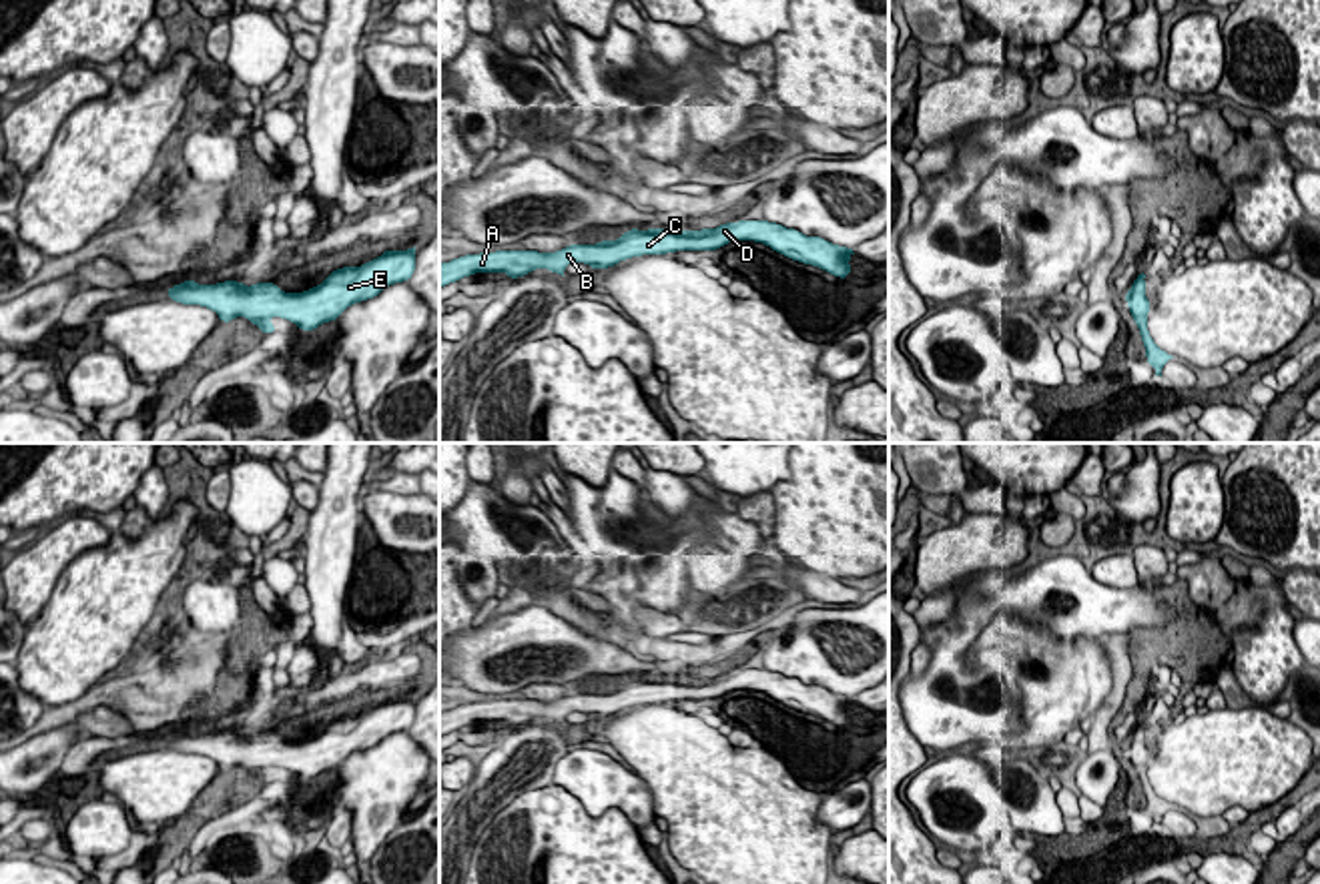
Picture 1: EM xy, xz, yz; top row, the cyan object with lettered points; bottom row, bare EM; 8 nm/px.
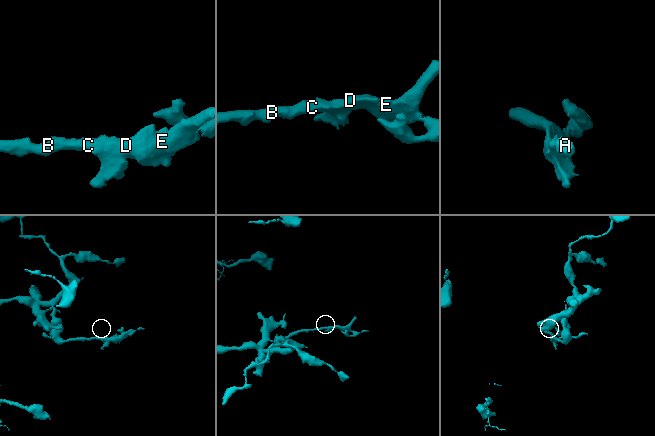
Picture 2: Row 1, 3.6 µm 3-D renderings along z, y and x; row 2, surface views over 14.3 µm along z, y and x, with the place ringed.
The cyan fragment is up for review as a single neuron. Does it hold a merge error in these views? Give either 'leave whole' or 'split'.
leave whole

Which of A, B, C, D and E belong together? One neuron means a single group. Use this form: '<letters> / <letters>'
A B C D E

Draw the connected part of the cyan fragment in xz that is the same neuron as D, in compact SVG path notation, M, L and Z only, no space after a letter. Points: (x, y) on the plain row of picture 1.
M738 670L690 682L680 678L630 678L616 690L600 690L598 694L572 692L568 698L550 704L530 698L465 704L439 714L439 738L475 722L502 720L510 728L520 728L536 718L548 718L564 726L570 712L584 712L596 720L632 706L716 700L734 690L762 692L792 710L818 716L839 728L851 724L849 708L855 704L853 698L833 694L820 686L806 686L796 678L768 670Z

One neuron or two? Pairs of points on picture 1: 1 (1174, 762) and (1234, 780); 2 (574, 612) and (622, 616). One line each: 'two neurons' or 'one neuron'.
1: one neuron
2: two neurons

